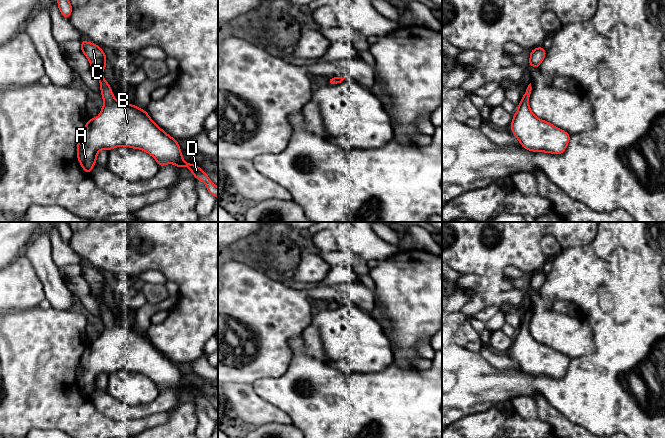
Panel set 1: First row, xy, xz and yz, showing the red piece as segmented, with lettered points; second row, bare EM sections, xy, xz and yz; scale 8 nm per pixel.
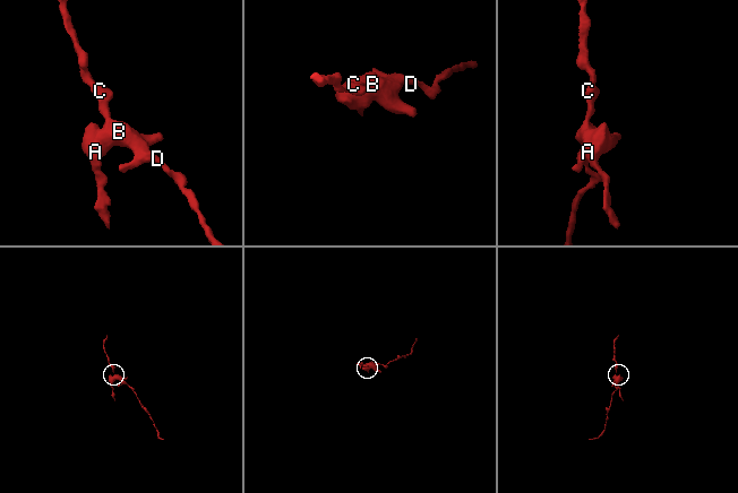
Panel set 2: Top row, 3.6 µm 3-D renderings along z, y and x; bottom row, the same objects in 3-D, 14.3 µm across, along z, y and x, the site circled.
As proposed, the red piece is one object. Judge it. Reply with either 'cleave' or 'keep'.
keep

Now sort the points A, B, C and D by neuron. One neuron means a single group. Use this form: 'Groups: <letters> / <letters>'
Groups: A B C D

